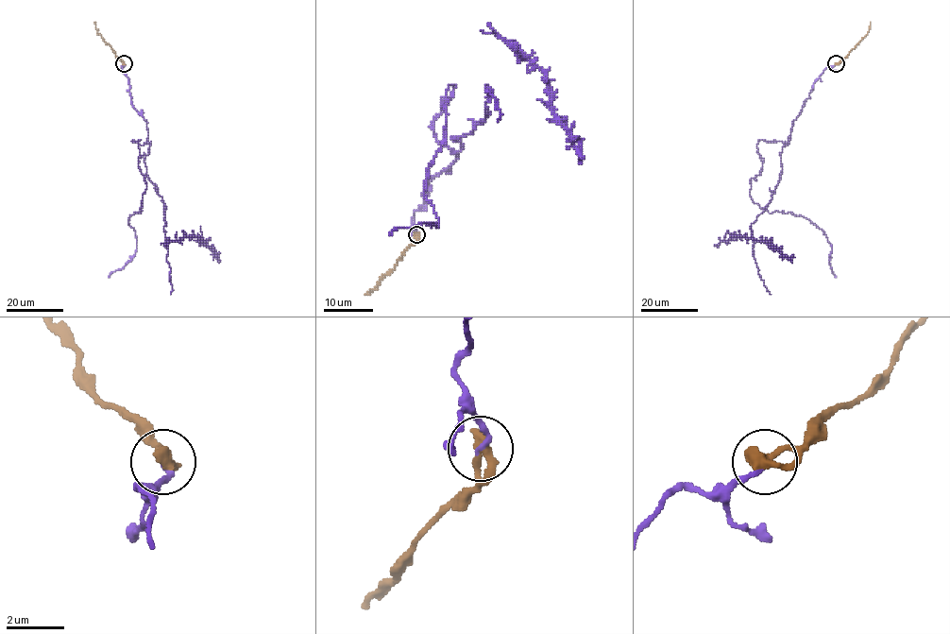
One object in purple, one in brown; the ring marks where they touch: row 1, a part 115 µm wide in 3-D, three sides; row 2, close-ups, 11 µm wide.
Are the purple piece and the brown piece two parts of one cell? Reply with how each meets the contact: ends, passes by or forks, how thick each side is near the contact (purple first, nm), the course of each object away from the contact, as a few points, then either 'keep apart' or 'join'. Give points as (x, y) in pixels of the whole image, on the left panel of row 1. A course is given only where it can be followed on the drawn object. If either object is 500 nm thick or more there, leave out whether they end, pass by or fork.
160 nm thick on the purple side, 500 nm on the other; purple runs (124, 64), (146, 122), (145, 143), (133, 141), (146, 189), (129, 217), (135, 255), (109, 277); brown runs (124, 64), (96, 32), (94, 22); join

